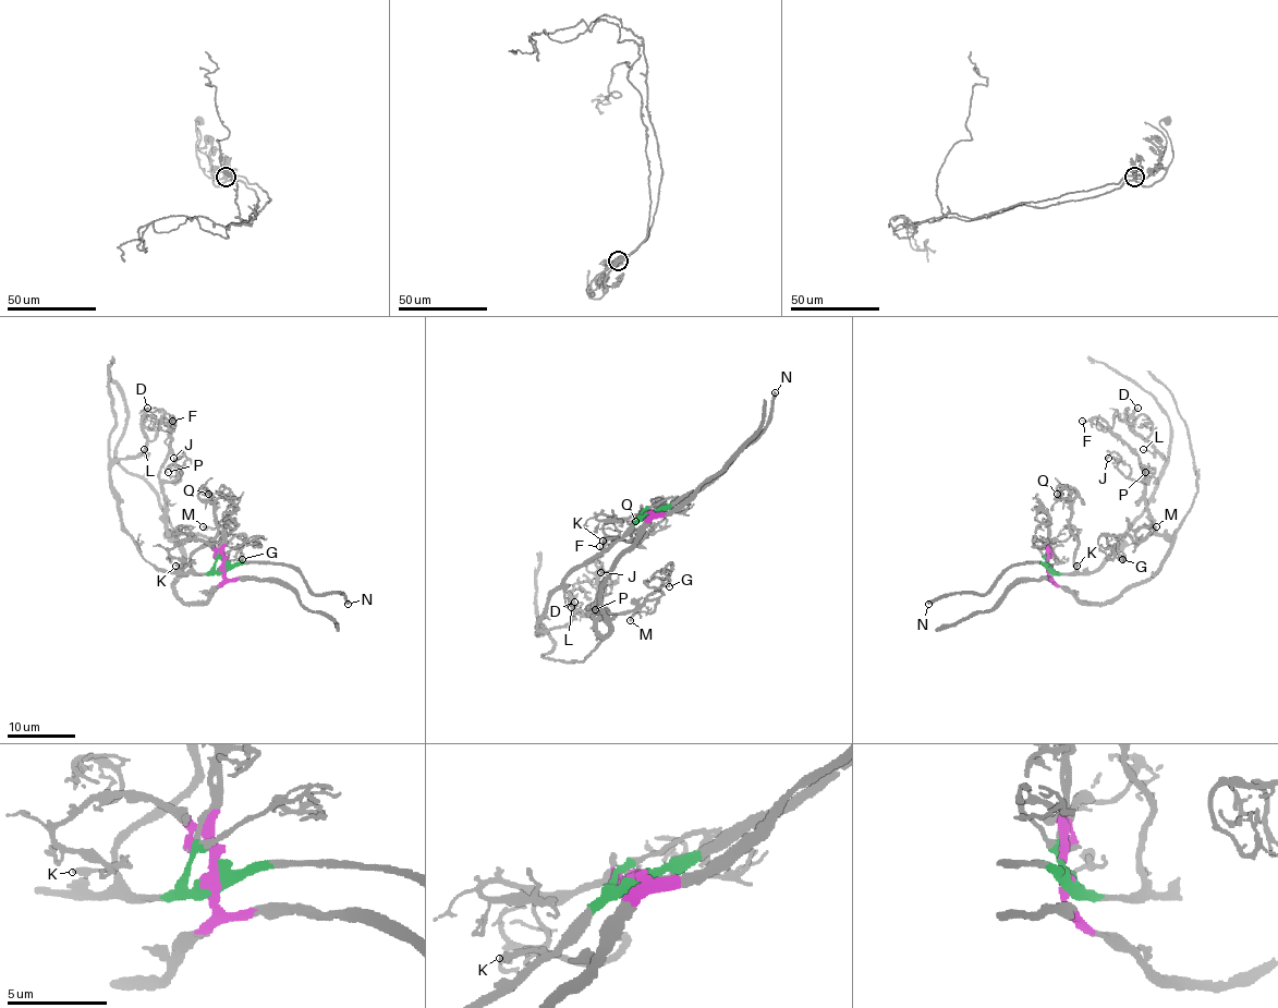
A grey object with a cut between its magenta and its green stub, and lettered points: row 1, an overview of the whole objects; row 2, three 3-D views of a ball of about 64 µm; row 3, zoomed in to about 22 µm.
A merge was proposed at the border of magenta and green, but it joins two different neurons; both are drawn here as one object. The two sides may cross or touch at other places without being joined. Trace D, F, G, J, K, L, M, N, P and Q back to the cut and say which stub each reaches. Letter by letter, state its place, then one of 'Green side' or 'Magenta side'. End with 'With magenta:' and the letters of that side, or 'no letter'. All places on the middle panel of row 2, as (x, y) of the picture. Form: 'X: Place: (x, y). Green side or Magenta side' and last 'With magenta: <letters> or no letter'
D: Place: (574, 602). Green side
F: Place: (599, 546). Magenta side
G: Place: (669, 586). Magenta side
J: Place: (600, 572). Magenta side
K: Place: (603, 541). Green side
L: Place: (571, 607). Green side
M: Place: (630, 620). Magenta side
N: Place: (775, 392). Green side
P: Place: (595, 609). Magenta side
Q: Place: (635, 521). Green side
With magenta: F, G, J, M, P

